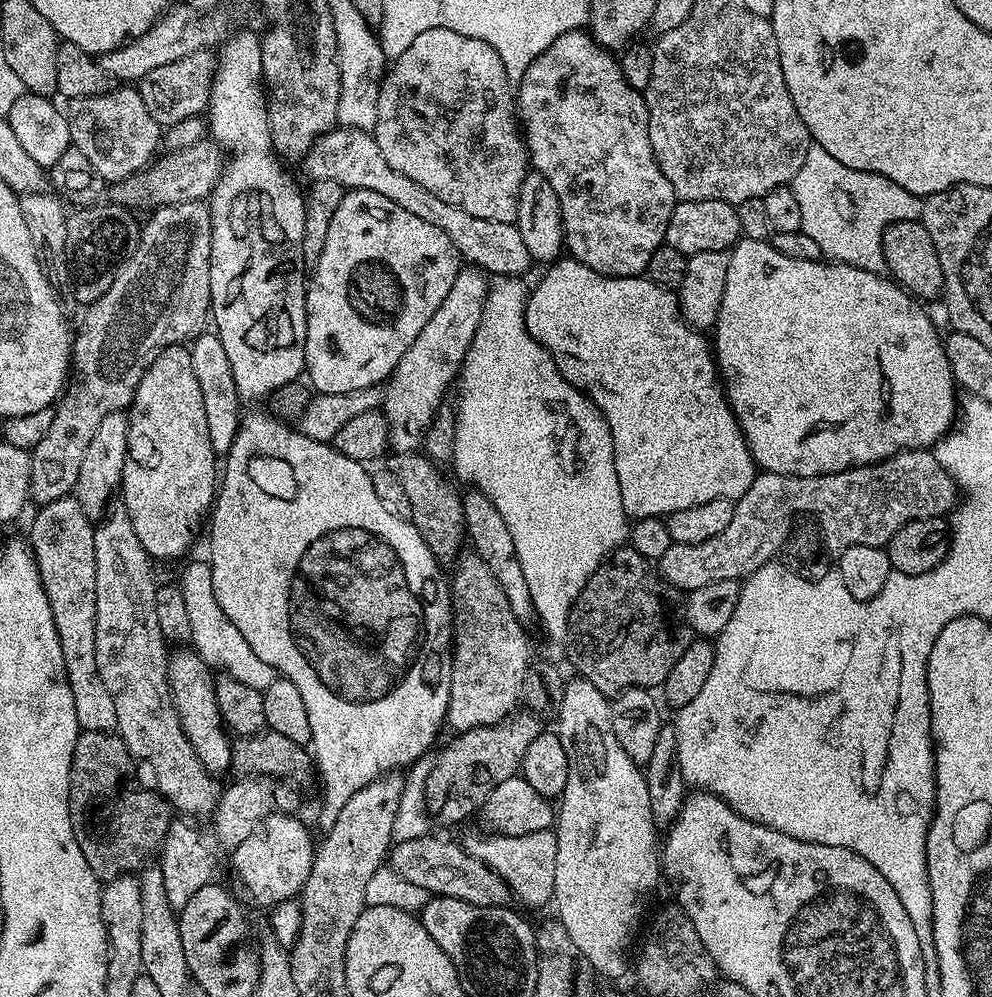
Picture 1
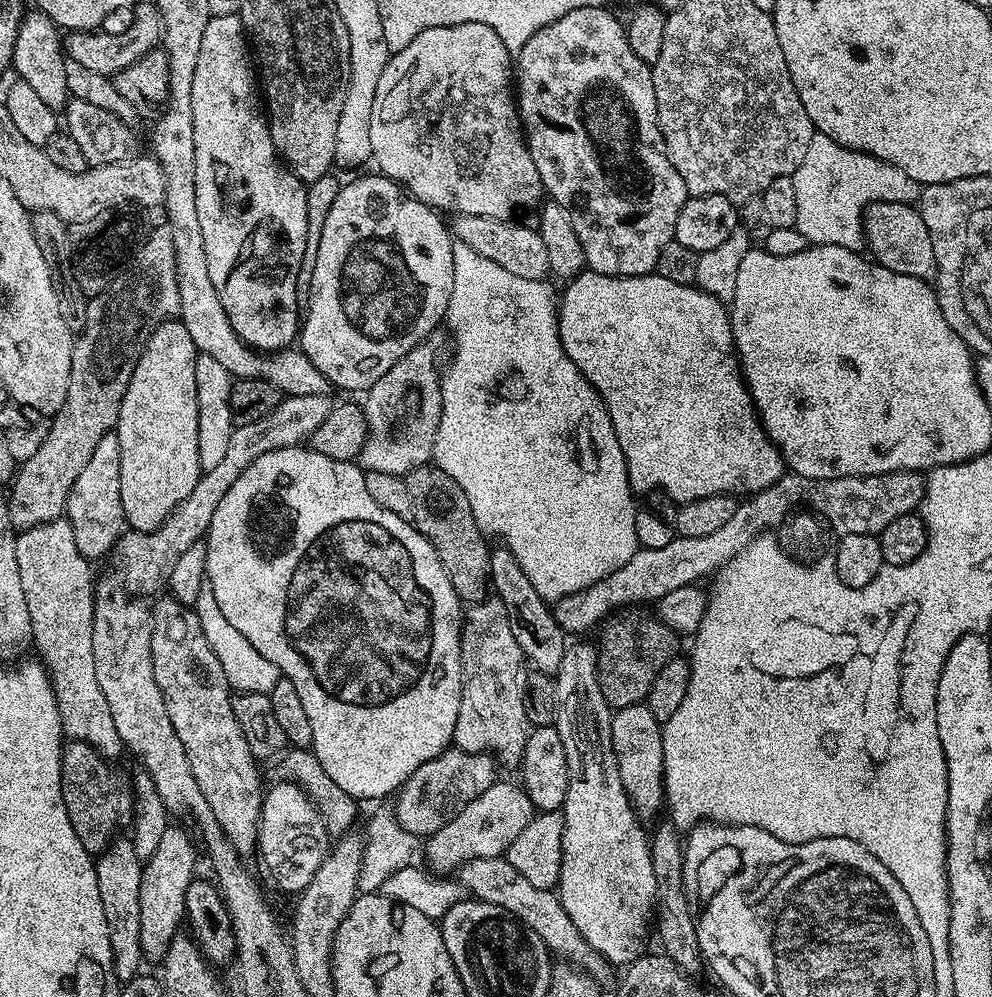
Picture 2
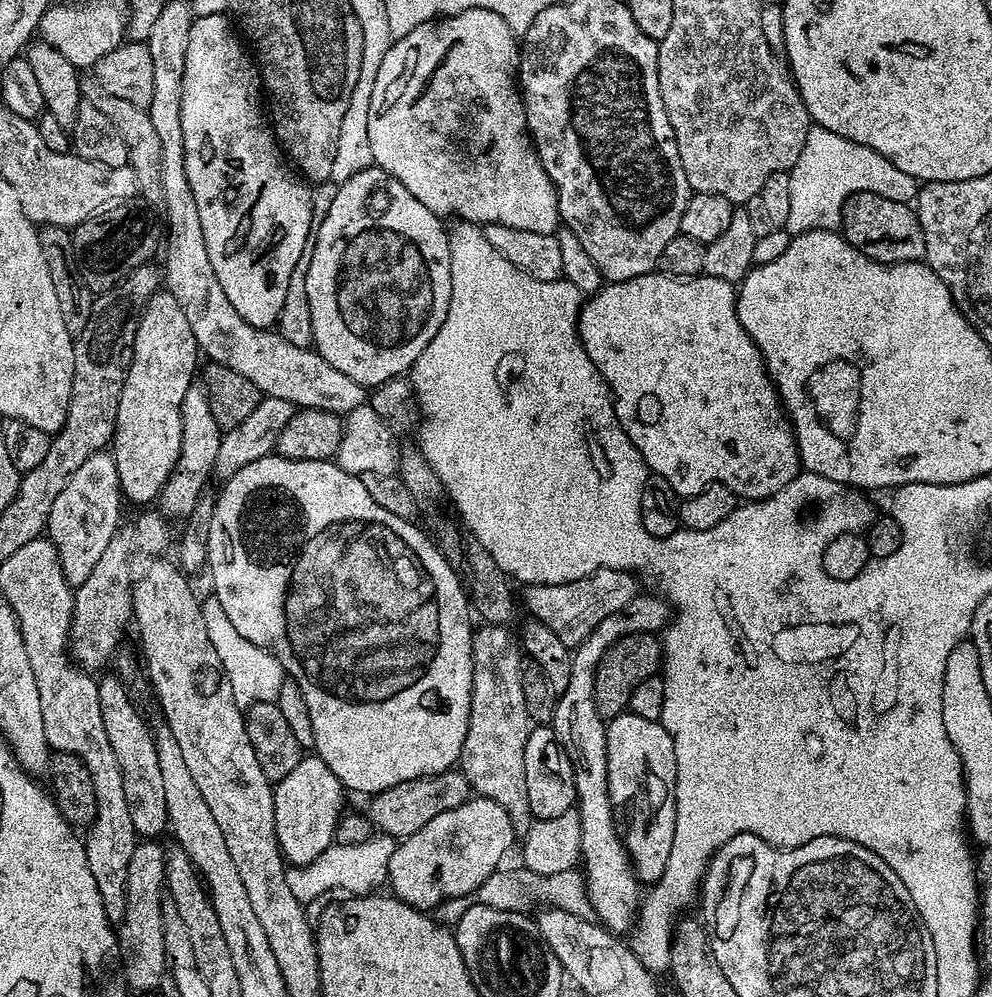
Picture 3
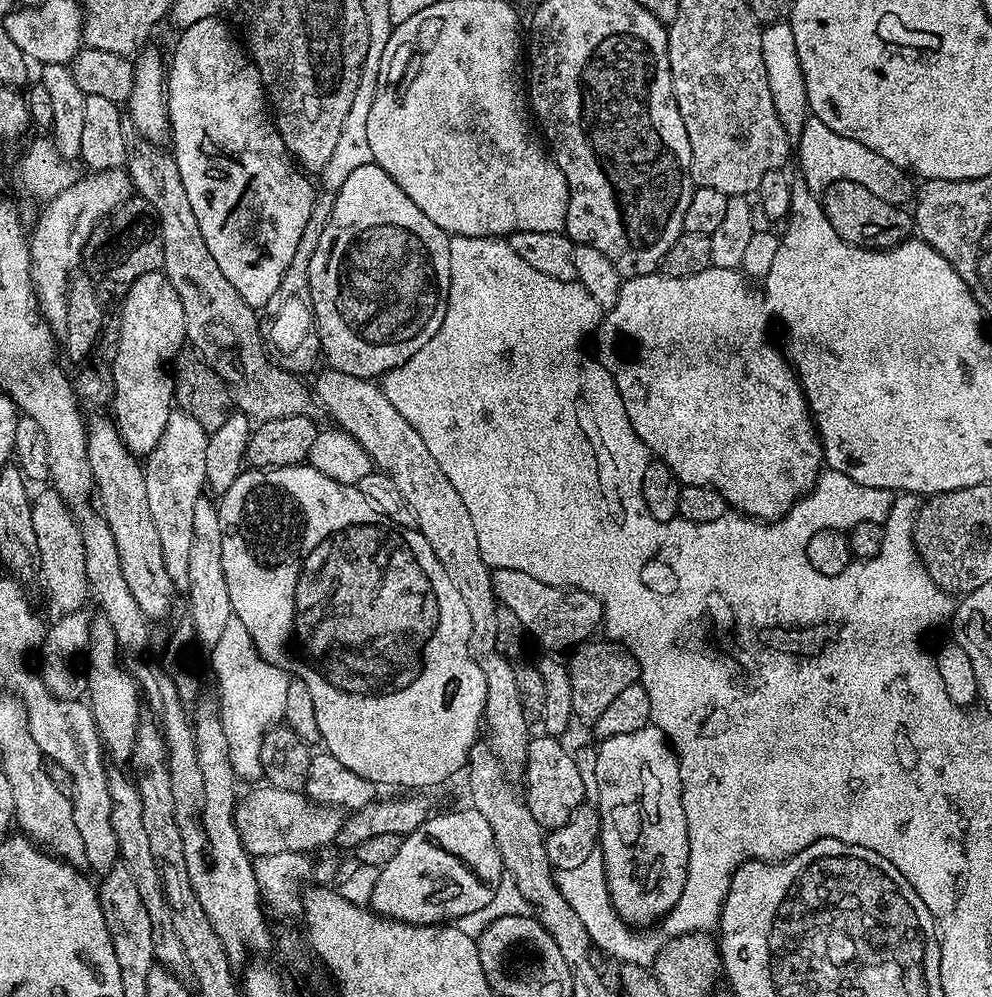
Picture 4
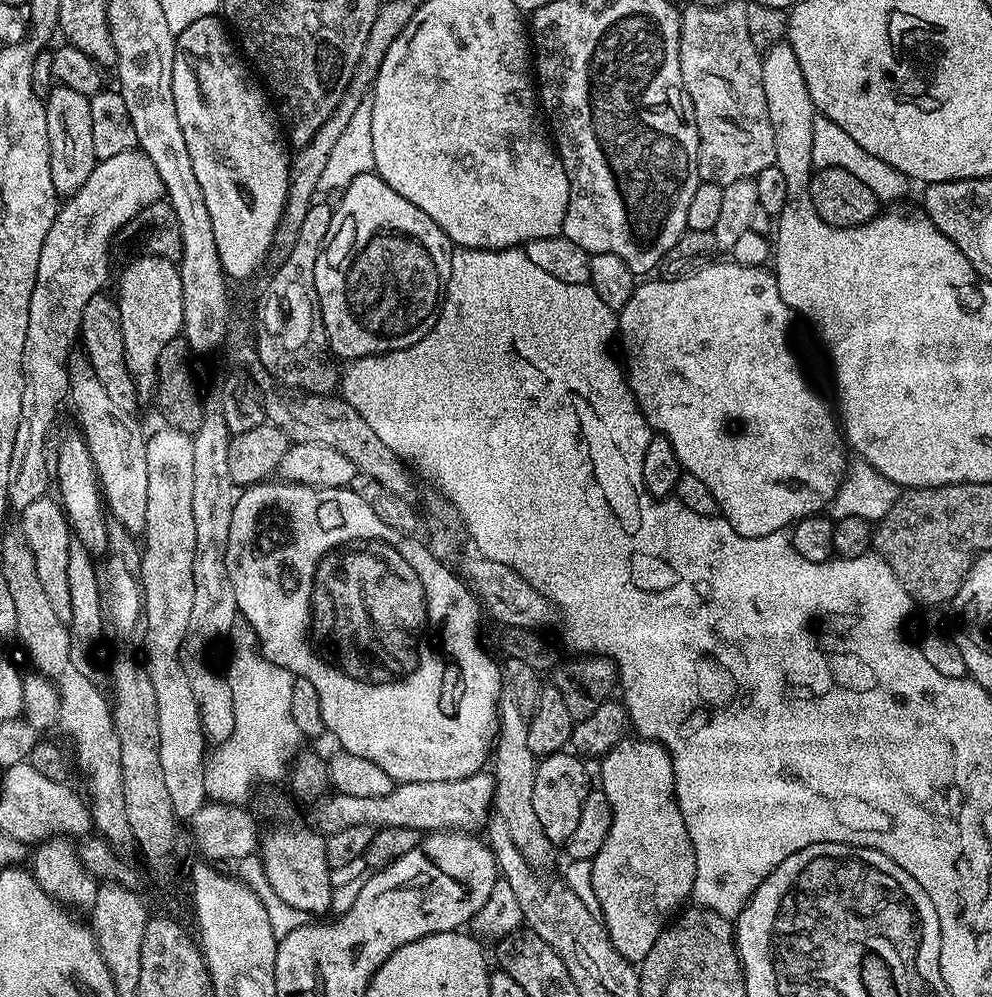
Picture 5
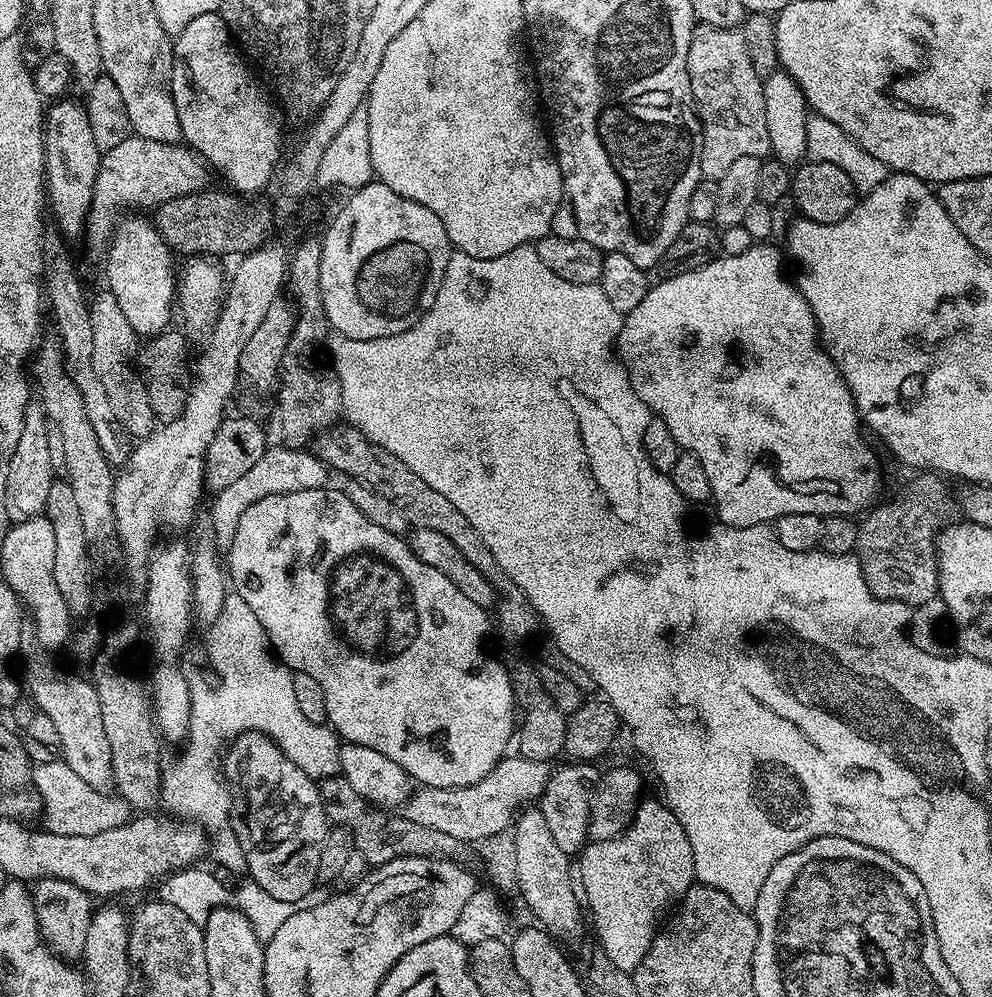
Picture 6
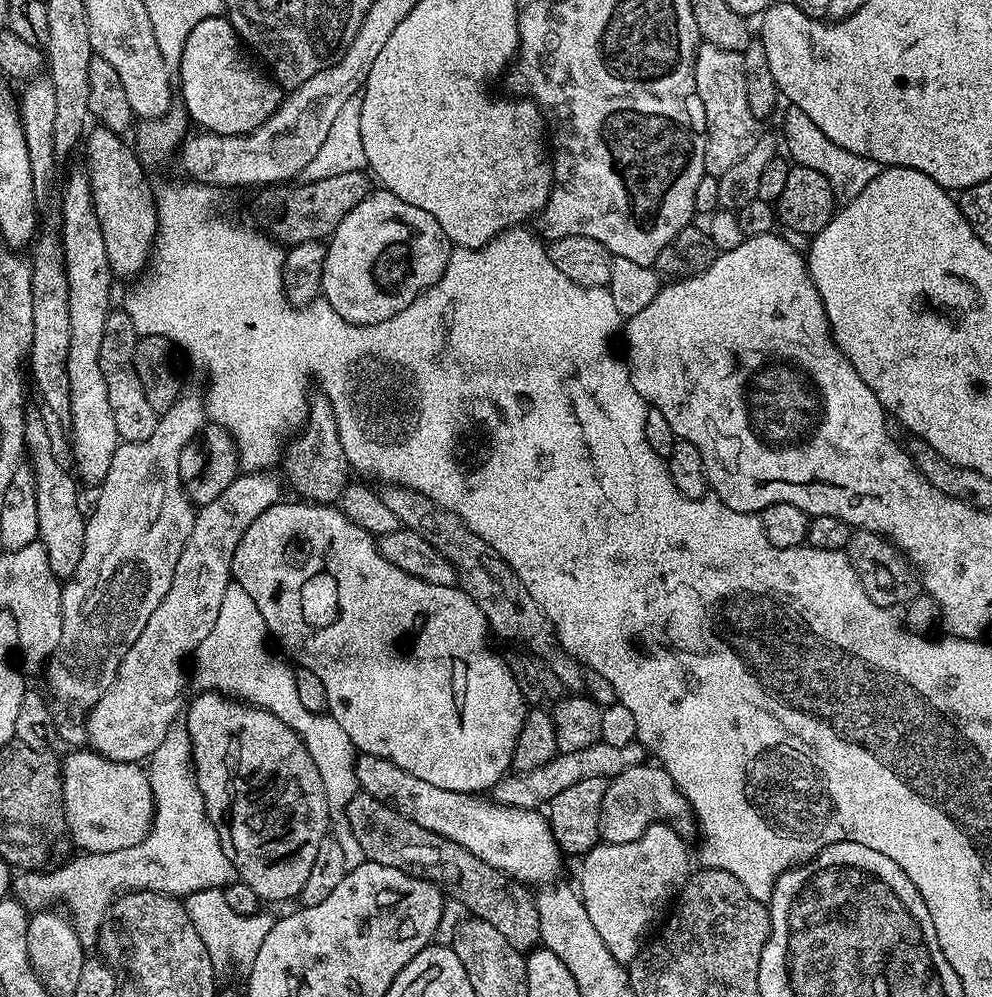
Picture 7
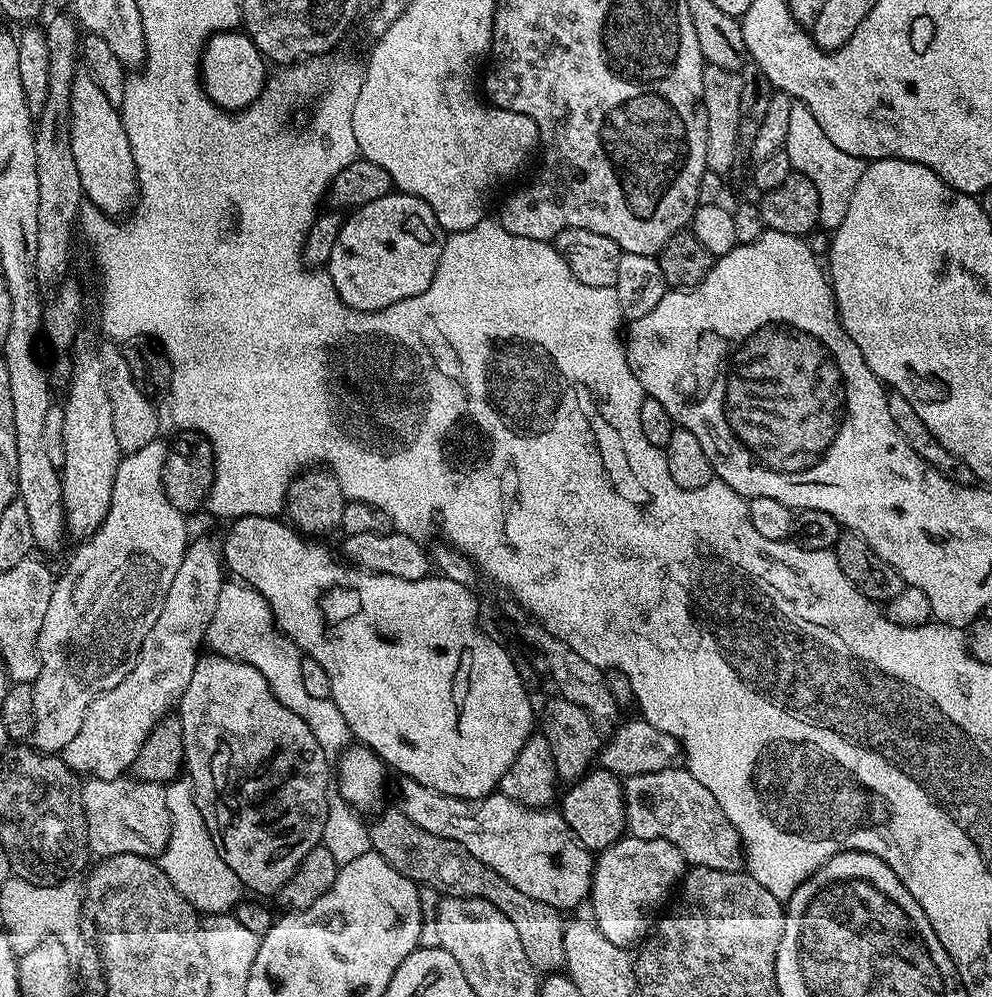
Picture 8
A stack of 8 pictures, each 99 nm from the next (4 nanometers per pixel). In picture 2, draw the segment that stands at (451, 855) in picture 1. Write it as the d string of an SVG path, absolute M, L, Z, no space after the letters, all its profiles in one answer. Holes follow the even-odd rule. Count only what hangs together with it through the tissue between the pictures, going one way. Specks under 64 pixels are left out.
M504 856L468 860L459 867L458 880L475 899L498 906L501 912L519 920L531 932L538 934L538 938L542 938L542 942L548 947L549 953L555 954L561 961L589 974L597 974L596 972L606 967L604 956L588 944L578 926L570 920L570 914L566 914L559 895L550 888L534 887L527 878L518 874L518 870L514 870L514 866L510 866Z

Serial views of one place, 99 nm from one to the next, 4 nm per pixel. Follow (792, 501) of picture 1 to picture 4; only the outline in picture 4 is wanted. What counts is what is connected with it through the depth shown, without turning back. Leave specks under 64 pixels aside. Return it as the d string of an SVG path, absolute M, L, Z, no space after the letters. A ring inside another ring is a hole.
M493 568L491 574L496 603L502 608L512 610L522 622L525 633L531 639L533 636L544 647L544 650L560 654L563 648L575 649L587 641L584 639L596 627L596 631L601 627L604 619L603 606L598 602L598 598L594 598L588 592L583 592L580 588L565 588L559 584L538 582L536 576L522 574L520 568L514 570Z

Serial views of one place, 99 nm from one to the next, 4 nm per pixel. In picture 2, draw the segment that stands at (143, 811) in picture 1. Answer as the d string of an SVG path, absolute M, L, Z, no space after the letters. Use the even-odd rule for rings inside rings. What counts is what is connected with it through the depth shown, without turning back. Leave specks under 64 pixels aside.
M68 740L62 750L62 802L66 802L66 814L70 814L70 826L74 826L74 834L78 834L78 842L86 846L90 854L99 854L108 849L109 844L117 839L115 828L119 824L127 825L134 811L134 797L129 781L119 780L112 773L113 765L105 760L104 755L94 746L81 740Z

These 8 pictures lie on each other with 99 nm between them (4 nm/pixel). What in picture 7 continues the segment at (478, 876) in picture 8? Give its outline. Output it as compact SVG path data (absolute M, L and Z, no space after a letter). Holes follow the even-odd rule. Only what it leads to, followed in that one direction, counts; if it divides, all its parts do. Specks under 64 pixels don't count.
M358 792L347 804L345 812L354 838L369 863L414 874L427 873L427 879L447 889L469 915L490 922L490 926L494 926L494 930L498 930L498 934L502 934L502 938L506 938L514 950L527 954L540 944L535 897L521 882L483 862L458 843L411 822L398 814L395 808L378 802L365 792ZM430 869L432 871L428 873L426 870Z

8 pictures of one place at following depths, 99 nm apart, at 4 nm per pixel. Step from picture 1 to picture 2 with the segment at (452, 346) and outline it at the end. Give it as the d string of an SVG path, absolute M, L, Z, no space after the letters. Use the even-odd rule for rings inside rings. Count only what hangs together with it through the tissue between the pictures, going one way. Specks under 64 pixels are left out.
M433 334L410 350L374 386L368 389L362 407L368 423L368 437L362 446L358 463L365 472L381 472L406 477L413 468L427 465L433 459L434 442L440 435L444 399L440 382L442 368L436 363L444 344Z

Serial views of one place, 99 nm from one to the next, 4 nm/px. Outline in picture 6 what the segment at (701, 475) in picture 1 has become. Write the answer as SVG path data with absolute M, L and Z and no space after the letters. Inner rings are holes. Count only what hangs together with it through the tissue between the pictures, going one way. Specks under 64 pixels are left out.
M756 242L750 250L742 250L742 254L720 254L698 270L661 279L661 284L653 283L646 298L642 298L642 302L638 302L634 310L626 313L618 328L618 359L630 378L632 392L638 394L642 402L646 402L653 417L670 426L670 434L674 434L681 449L694 453L698 462L702 462L706 478L710 478L712 500L720 511L718 519L720 523L735 528L753 528L759 524L768 524L786 514L814 514L821 518L855 517L856 512L863 513L871 509L877 503L876 495L880 492L880 472L876 469L876 456L872 453L871 446L860 437L862 421L856 411L852 391L846 386L836 363L830 359L818 339L816 319L806 298L791 279L787 280L780 273L780 252L771 248L772 246L768 242Z

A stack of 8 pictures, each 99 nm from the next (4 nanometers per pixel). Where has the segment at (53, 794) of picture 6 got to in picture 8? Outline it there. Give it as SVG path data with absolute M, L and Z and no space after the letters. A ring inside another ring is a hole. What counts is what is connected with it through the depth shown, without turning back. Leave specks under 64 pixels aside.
M139 778L119 780L83 781L80 793L86 810L88 850L93 857L103 858L114 854L138 854L149 858L159 857L170 842L172 823L170 810L166 810L165 785L151 784Z

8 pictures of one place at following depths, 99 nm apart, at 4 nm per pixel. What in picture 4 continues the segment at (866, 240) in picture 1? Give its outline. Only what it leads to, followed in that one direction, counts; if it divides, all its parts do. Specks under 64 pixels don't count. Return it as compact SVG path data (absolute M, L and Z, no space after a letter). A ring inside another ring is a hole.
M809 115L804 121L804 129L799 134L798 143L800 143L799 175L817 194L823 193L825 188L837 184L840 180L849 180L873 188L878 198L891 204L904 206L913 199L914 183L912 184L913 177L909 173L894 166L894 162L886 162L882 154L874 154L870 146L862 146L862 142L830 130L830 126L826 126L826 122L822 122L816 116Z

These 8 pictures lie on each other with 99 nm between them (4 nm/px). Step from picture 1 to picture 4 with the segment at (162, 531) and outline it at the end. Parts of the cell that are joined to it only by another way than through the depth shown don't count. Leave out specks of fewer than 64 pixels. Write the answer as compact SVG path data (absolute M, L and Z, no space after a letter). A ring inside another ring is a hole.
M163 271L147 272L142 278L127 285L124 296L124 309L120 312L120 341L116 344L116 357L112 360L110 371L110 409L120 436L126 446L137 458L147 458L158 446L166 430L166 422L174 410L176 399L176 382L173 364L176 355L185 347L184 311L182 298L174 286L165 278Z

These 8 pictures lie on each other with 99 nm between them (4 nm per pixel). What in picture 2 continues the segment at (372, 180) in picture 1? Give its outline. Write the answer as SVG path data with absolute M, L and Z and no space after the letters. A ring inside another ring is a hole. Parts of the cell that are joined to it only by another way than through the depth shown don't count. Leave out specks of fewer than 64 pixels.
M456 214L451 217L450 231L456 240L466 242L470 250L478 250L482 258L498 262L504 272L518 274L520 280L544 280L549 275L550 258L535 227L527 228L516 220L486 218L478 214Z

